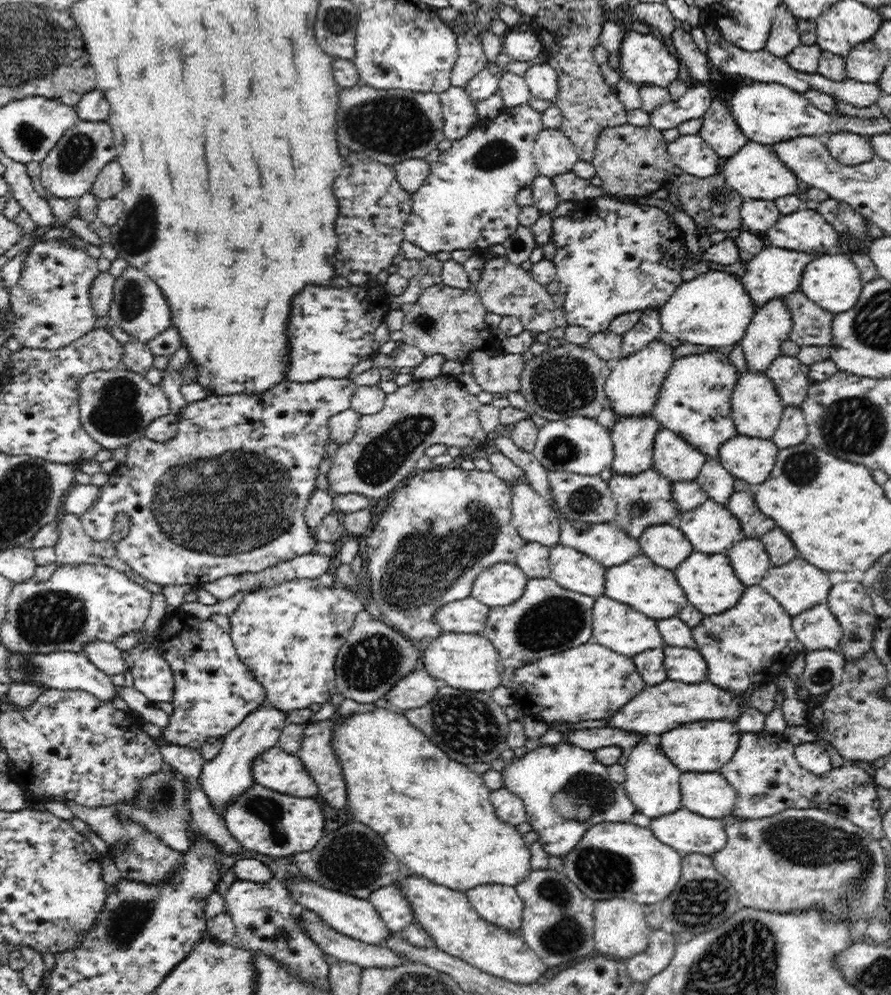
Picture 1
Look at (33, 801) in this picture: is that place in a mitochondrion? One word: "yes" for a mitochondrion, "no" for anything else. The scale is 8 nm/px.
no

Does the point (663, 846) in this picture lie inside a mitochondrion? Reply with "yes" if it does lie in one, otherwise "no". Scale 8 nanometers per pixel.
no

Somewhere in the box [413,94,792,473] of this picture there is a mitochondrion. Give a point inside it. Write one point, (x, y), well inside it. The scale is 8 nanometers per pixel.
(563, 383)

